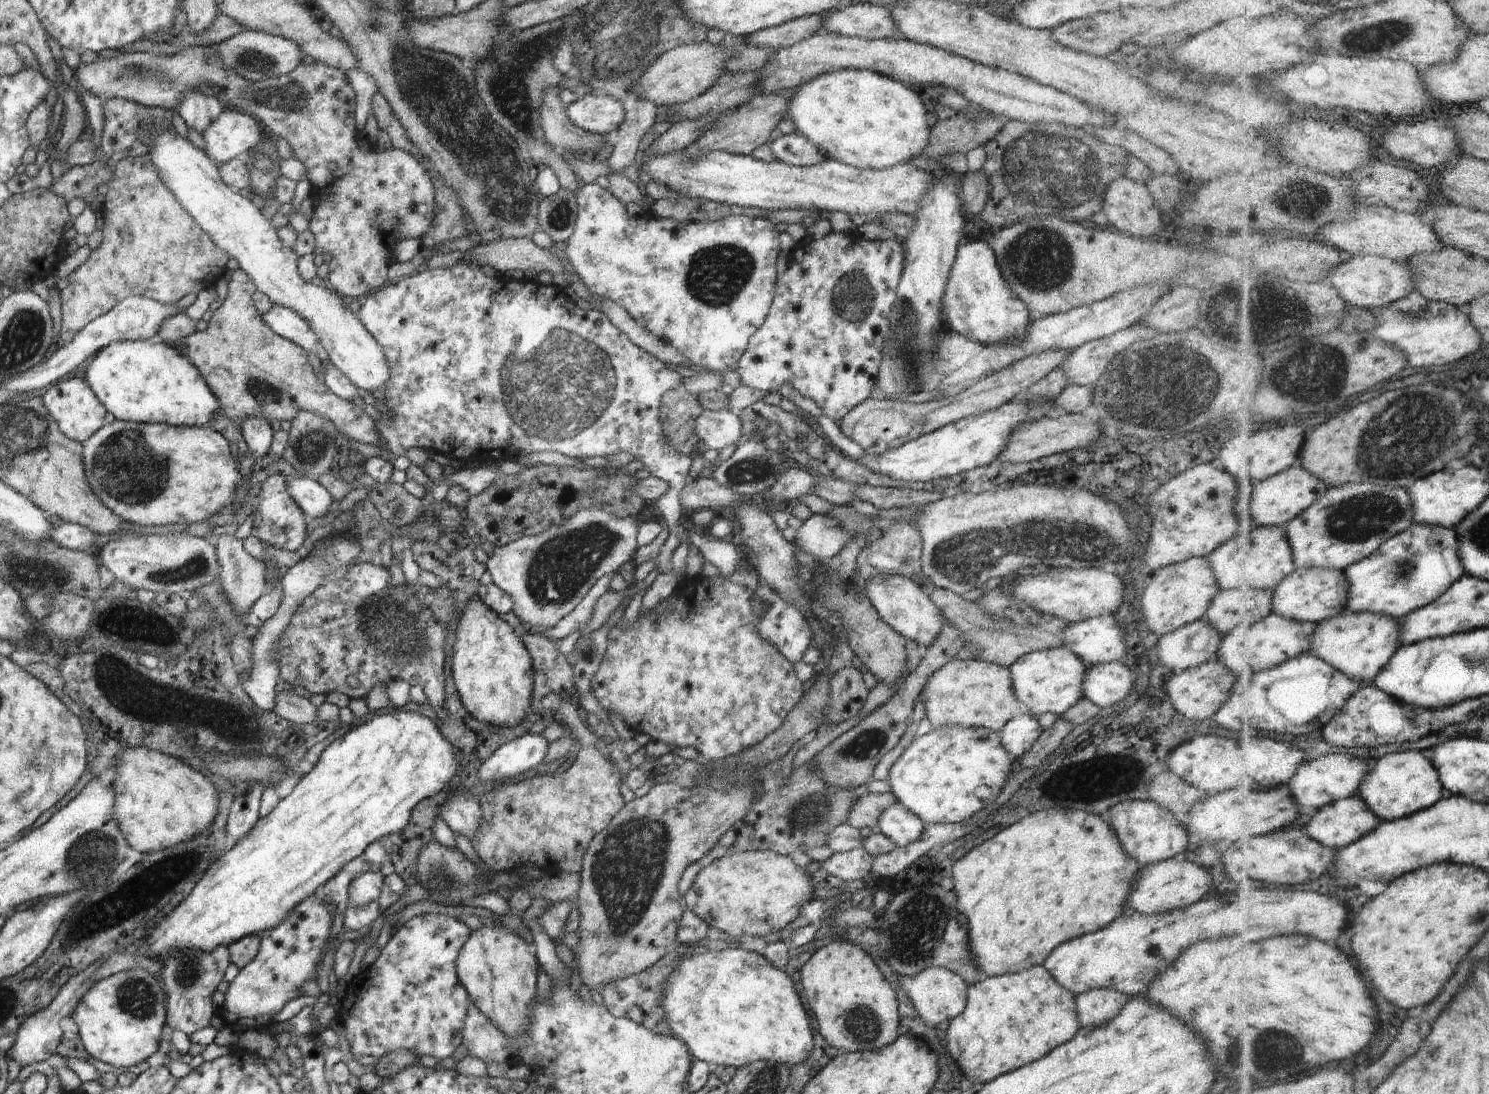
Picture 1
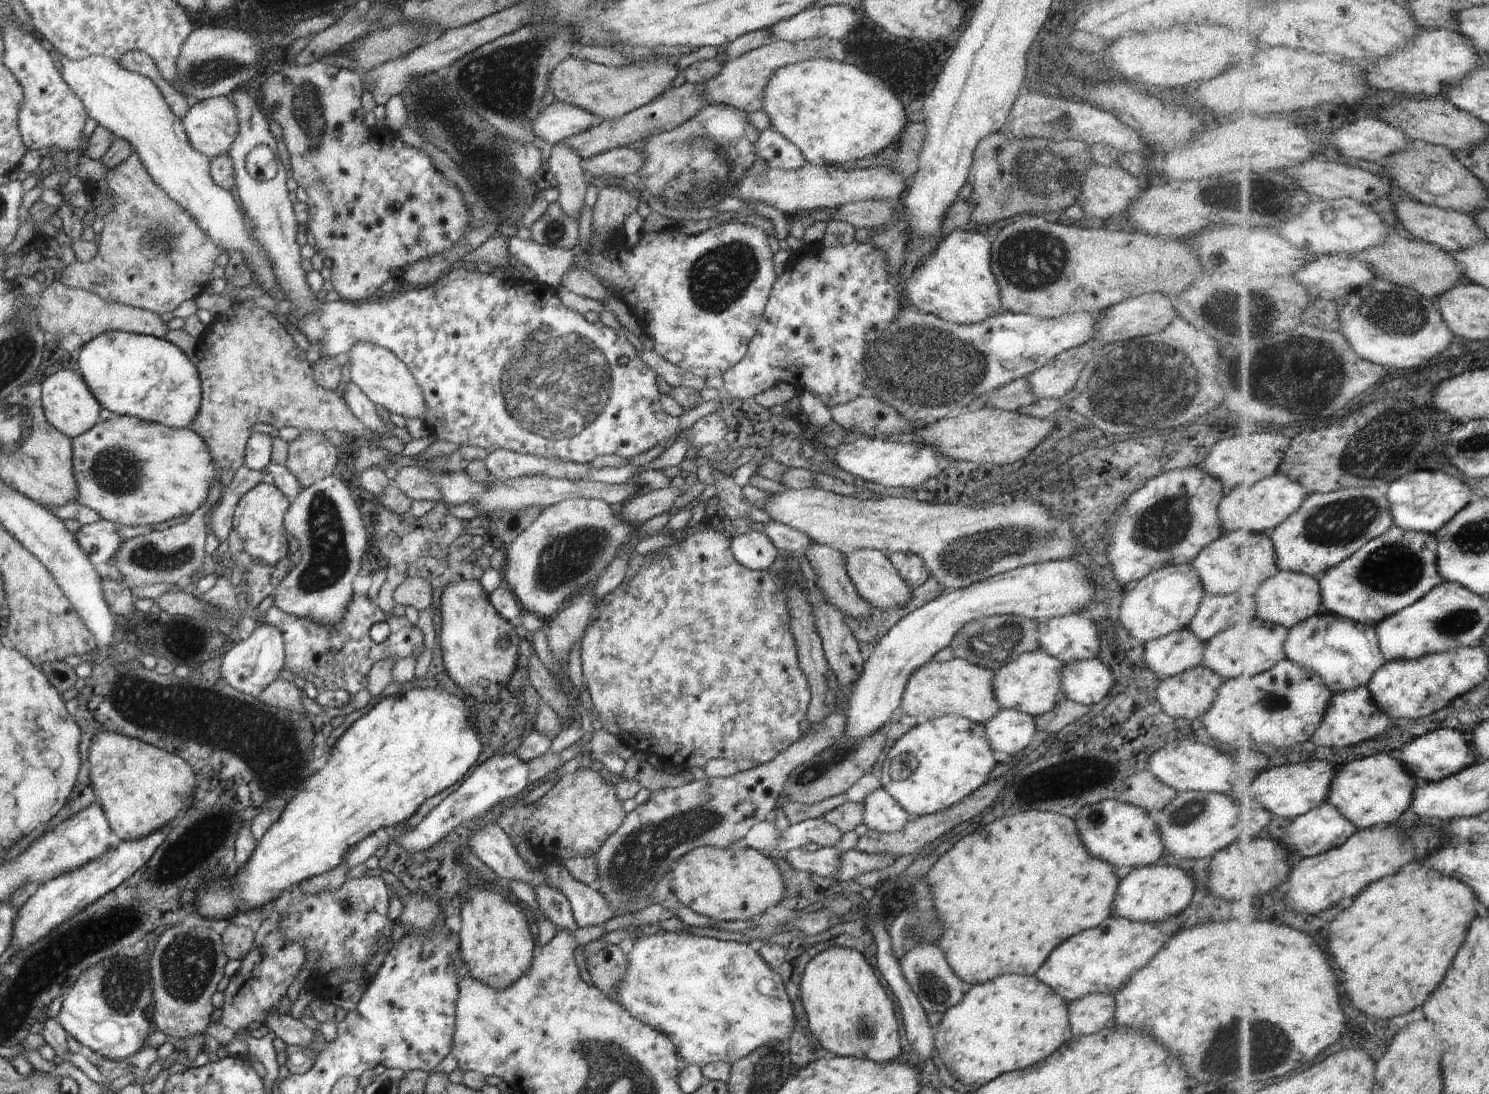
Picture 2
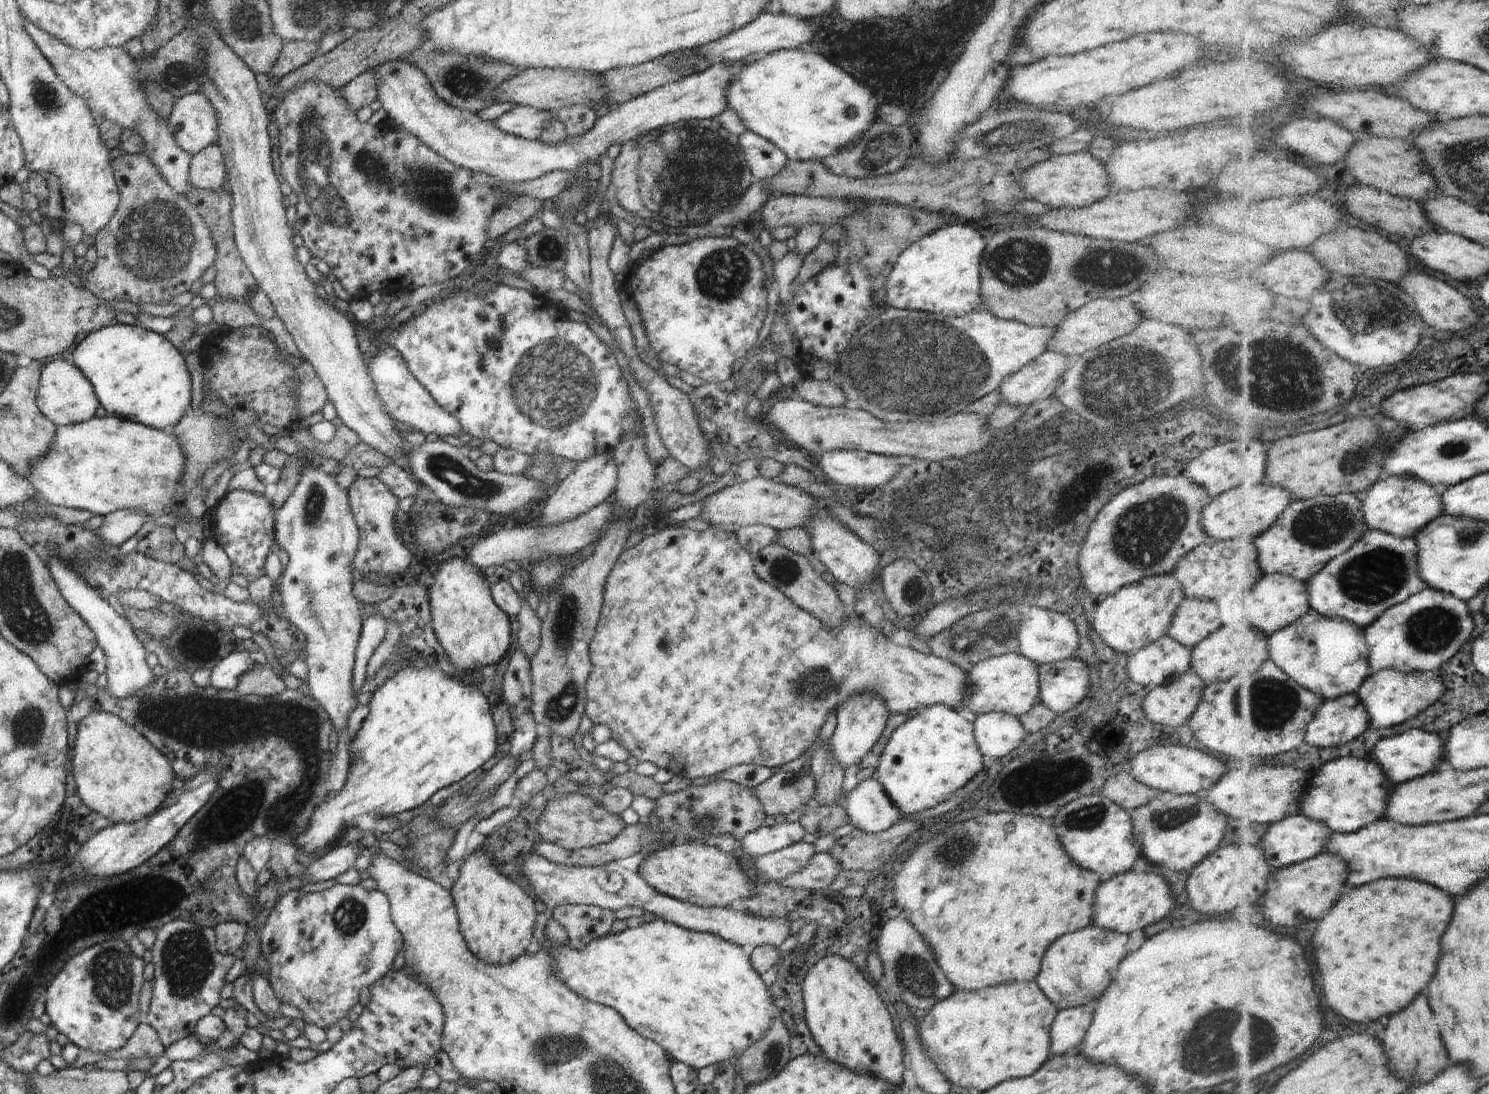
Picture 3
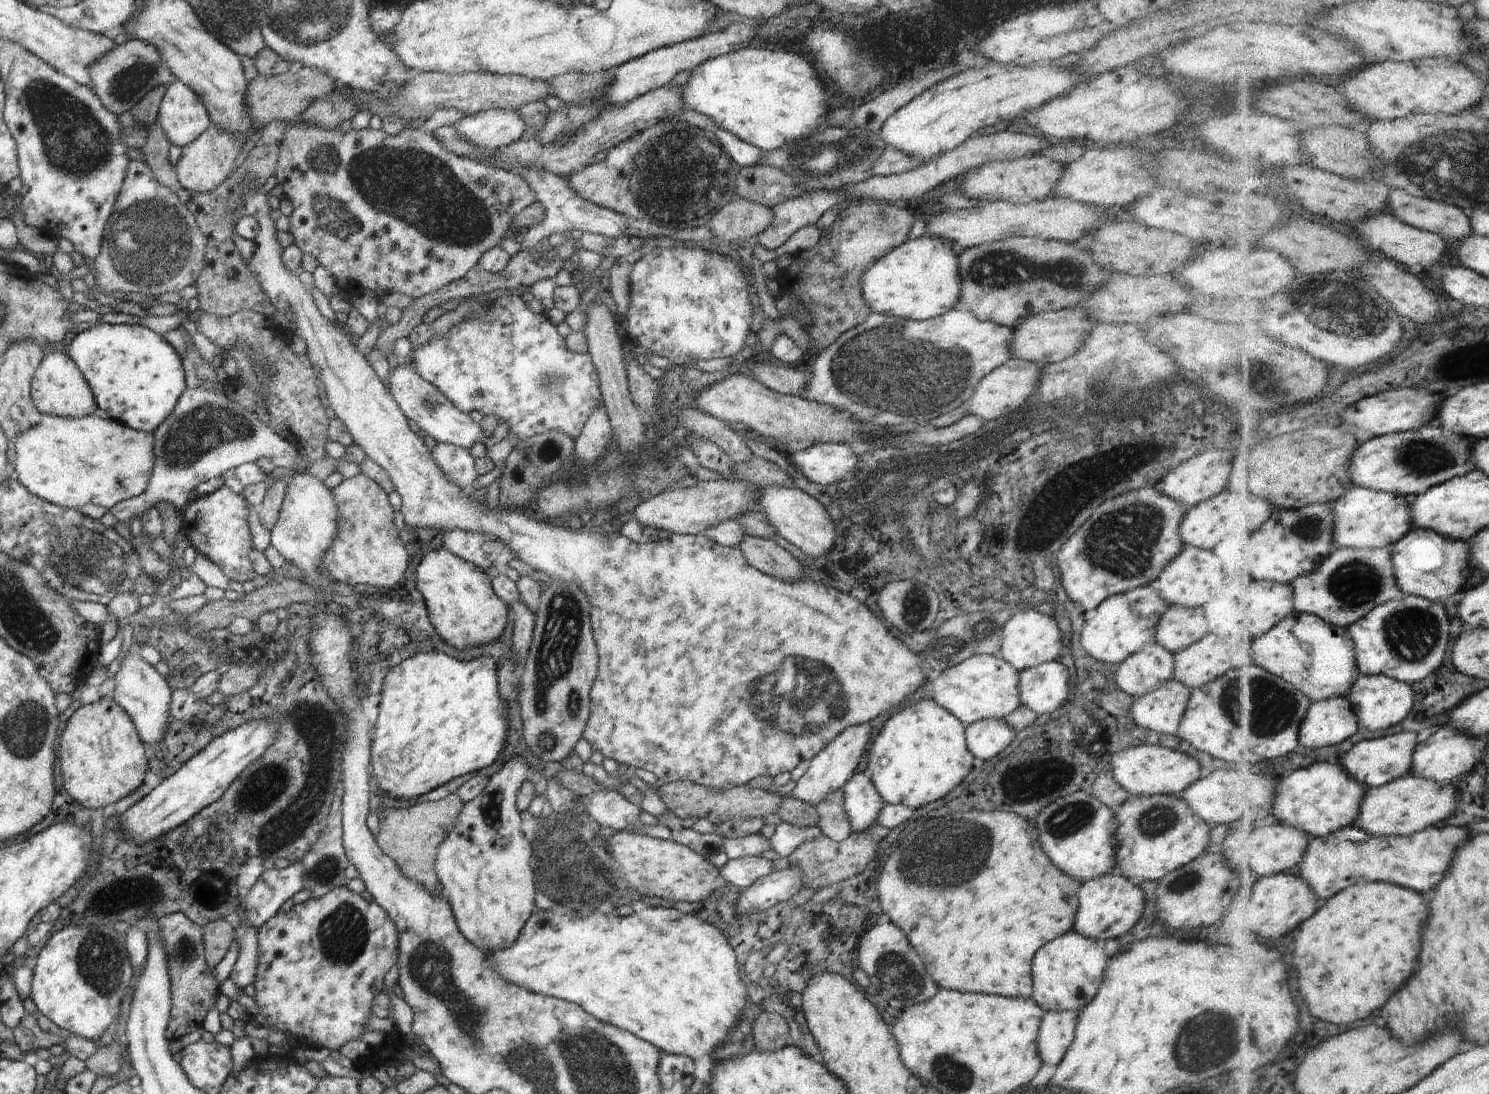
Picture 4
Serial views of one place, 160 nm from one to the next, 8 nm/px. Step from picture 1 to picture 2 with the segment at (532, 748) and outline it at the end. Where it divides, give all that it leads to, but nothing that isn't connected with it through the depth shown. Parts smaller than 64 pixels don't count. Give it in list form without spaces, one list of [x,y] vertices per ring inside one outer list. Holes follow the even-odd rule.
[[[513,752],[494,753],[491,757],[480,761],[458,784],[457,789],[442,799],[434,810],[416,828],[405,830],[395,843],[405,848],[405,852],[415,853],[422,849],[430,848],[446,835],[454,832],[454,828],[471,818],[483,816],[494,806],[501,802],[507,802],[506,798],[520,794],[529,784],[529,764],[517,757]],[[504,800],[504,801],[502,801]]]

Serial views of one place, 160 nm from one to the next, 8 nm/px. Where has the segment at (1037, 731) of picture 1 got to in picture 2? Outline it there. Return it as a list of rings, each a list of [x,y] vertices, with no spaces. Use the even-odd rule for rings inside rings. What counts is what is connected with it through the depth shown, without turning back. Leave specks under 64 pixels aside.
[[[1012,709],[998,711],[985,725],[986,736],[993,751],[1013,756],[1028,746],[1037,732],[1035,718]]]

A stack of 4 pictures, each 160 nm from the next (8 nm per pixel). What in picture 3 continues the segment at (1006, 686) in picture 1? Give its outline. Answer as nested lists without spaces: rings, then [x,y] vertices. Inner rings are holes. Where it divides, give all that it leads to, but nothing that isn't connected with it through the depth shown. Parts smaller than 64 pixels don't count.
[[[670,524],[664,530],[645,535],[636,546],[622,551],[607,576],[598,628],[588,648],[590,662],[594,666],[585,684],[585,712],[595,725],[608,726],[612,740],[616,740],[630,756],[637,758],[640,763],[652,762],[676,776],[690,779],[697,776],[712,776],[737,764],[774,768],[774,766],[782,766],[796,760],[804,751],[810,750],[829,710],[835,709],[854,693],[874,691],[875,695],[885,700],[886,708],[890,712],[906,714],[916,709],[920,712],[934,705],[944,705],[958,711],[971,723],[975,721],[977,716],[963,705],[967,690],[966,671],[952,661],[912,649],[905,641],[900,640],[899,636],[880,641],[880,634],[883,633],[872,628],[862,616],[859,617],[863,620],[862,624],[850,622],[845,616],[843,624],[838,629],[827,629],[817,618],[802,610],[781,590],[768,584],[755,573],[751,554],[741,547],[732,533],[716,527],[696,531],[682,524]]]

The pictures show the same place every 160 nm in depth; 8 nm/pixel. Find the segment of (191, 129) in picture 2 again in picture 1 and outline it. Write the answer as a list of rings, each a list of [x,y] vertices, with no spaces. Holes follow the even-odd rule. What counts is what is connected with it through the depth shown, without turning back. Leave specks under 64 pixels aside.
[[[225,109],[201,134],[209,158],[214,162],[226,163],[245,158],[255,151],[265,133],[267,131],[251,115]]]

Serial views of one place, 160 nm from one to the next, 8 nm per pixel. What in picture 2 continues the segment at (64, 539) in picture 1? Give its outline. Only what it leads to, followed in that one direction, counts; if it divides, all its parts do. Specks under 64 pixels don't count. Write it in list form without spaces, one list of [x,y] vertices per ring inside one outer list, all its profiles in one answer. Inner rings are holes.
[[[100,519],[89,525],[82,525],[74,535],[80,550],[94,566],[106,568],[117,548],[125,540],[116,532],[117,525],[112,521]]]

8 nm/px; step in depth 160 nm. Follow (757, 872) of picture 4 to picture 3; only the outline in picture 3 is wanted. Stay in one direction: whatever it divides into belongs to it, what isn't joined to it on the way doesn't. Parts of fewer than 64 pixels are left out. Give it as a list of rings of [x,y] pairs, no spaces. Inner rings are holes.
[[[802,841],[782,850],[755,857],[754,866],[763,877],[781,881],[791,874],[800,872],[816,853],[814,844]]]

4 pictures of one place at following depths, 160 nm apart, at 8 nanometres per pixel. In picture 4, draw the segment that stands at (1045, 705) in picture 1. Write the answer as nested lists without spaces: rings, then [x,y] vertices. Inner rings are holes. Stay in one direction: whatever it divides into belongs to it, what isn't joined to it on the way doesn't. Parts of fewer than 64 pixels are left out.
[[[974,655],[943,673],[932,674],[928,682],[932,686],[933,699],[960,720],[963,725],[968,726],[986,719],[1004,719],[1005,716],[1017,711],[1023,705],[1017,687],[1020,673],[1021,671],[998,655]]]

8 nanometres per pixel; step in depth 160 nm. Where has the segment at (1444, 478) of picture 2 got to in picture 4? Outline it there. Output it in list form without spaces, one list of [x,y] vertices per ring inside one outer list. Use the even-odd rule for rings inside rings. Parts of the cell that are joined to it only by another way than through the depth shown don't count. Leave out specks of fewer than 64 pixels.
[[[1355,486],[1333,505],[1337,514],[1337,546],[1361,549],[1393,546],[1414,530],[1414,503],[1417,496]]]

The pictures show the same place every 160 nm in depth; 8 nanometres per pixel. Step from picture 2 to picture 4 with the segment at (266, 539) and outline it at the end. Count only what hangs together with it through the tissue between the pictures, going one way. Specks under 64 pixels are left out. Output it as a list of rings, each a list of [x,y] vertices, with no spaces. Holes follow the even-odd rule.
[[[220,486],[209,495],[201,495],[196,502],[190,502],[186,506],[180,530],[197,552],[212,560],[228,580],[242,584],[246,580],[252,580],[257,574],[248,559],[248,552],[254,548],[248,527],[249,503],[240,495],[242,494],[235,493],[226,486]]]

